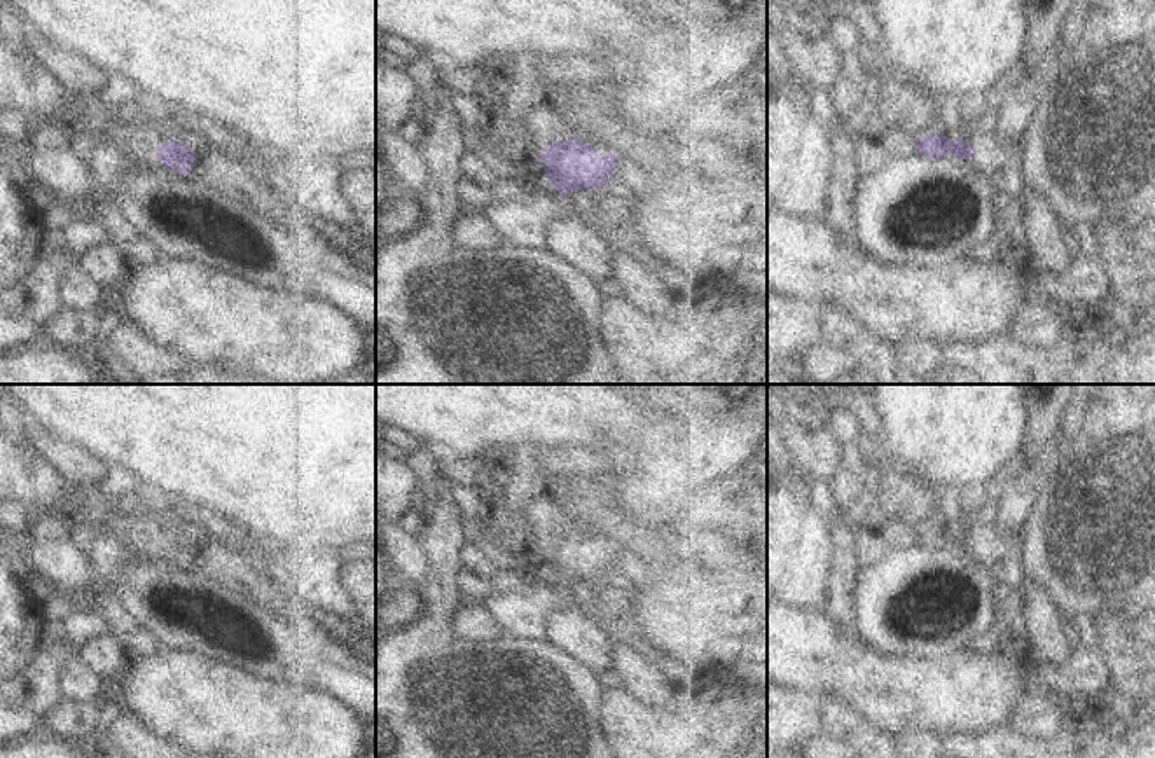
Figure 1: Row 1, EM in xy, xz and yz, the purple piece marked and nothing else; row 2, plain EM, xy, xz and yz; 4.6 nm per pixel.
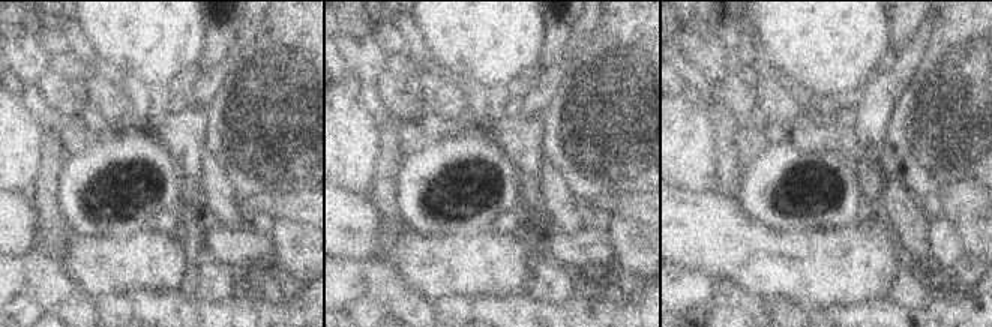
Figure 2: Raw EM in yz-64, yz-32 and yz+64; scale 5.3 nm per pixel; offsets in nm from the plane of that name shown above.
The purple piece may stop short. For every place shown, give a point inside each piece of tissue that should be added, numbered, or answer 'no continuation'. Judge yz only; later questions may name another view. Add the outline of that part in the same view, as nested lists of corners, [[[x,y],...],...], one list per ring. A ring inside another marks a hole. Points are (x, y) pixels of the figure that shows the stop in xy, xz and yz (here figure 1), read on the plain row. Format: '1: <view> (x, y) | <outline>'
1: yz (1000, 554) | [[[992,527],[975,538],[975,555],[994,576],[1019,580],[1022,576],[1022,540],[996,533]]]

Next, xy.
1: xy (135, 545) | [[[131,534],[122,536],[121,545],[128,547],[128,554],[133,555],[142,555],[143,552],[147,554],[149,559],[156,559],[156,555],[159,554],[157,550],[157,538],[147,536],[147,538],[136,538]]]

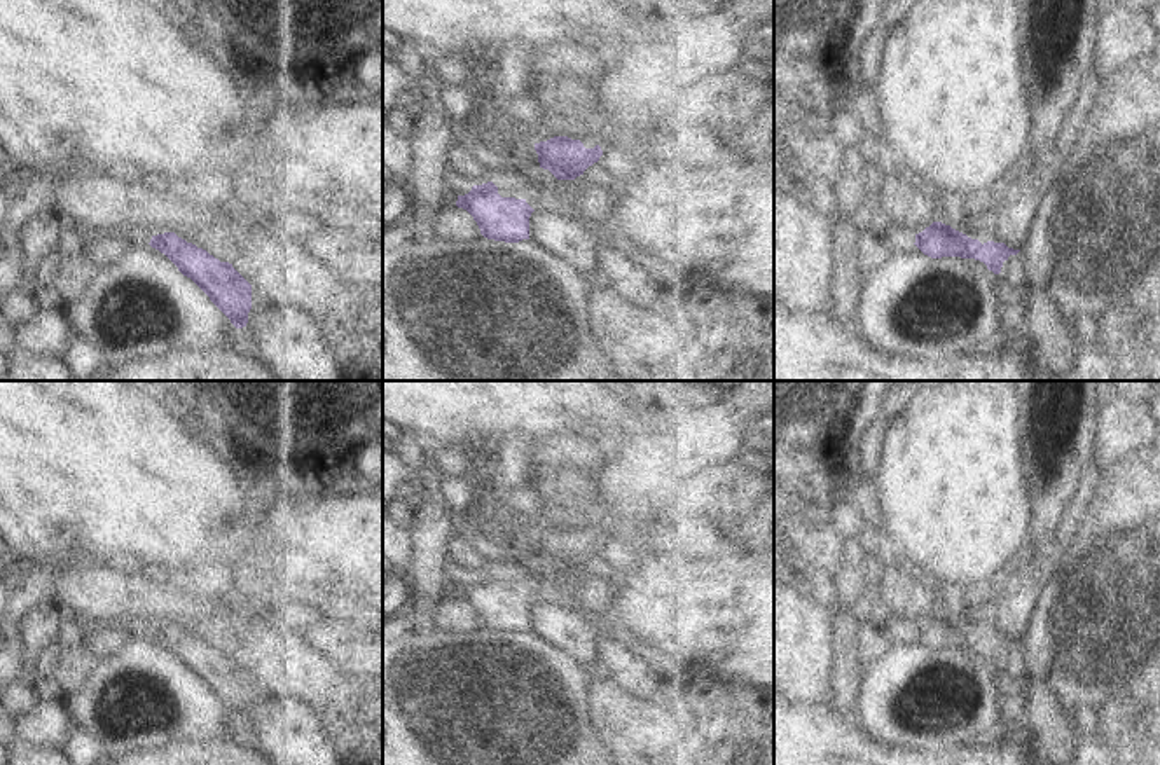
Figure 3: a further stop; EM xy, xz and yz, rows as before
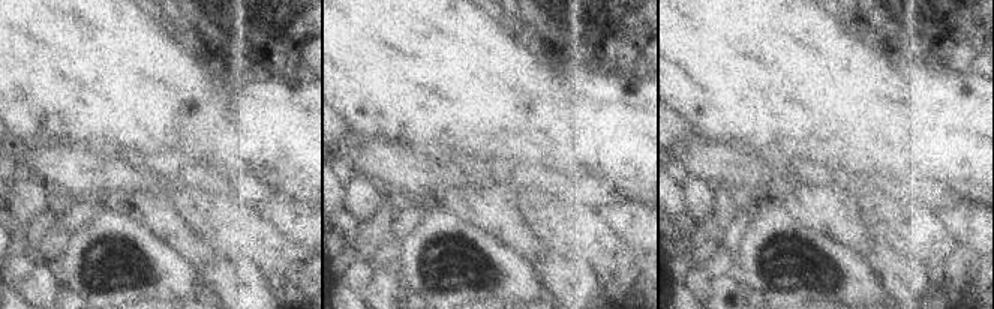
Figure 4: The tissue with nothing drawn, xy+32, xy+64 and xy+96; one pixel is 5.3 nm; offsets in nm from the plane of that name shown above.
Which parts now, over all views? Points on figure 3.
no continuation

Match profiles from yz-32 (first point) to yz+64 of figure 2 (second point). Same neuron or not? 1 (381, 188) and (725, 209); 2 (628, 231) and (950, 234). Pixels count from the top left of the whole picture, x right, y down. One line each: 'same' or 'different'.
1: different
2: different

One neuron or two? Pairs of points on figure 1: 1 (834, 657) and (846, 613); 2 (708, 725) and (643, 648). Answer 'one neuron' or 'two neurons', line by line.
1: two neurons
2: two neurons

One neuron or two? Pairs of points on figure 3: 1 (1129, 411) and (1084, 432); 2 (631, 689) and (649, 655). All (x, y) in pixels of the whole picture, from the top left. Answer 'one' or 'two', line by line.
1: two
2: two

